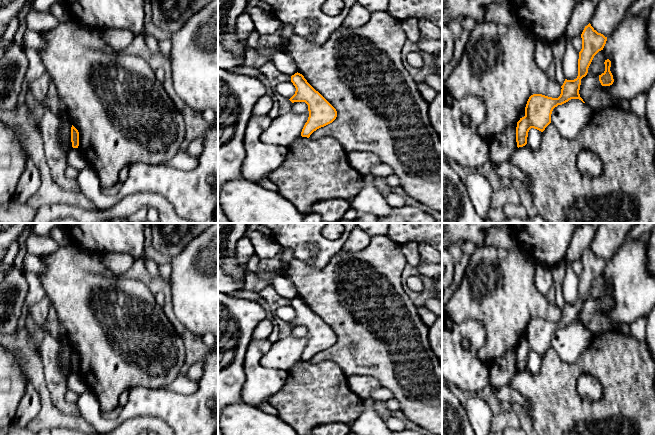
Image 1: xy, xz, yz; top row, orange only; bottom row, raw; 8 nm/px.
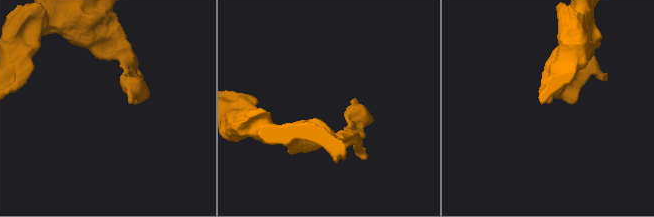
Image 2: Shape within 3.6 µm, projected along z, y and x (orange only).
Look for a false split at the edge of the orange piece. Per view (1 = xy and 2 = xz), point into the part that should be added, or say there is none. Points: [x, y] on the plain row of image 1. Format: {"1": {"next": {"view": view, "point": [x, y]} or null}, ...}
{"1": {"next": null}, "2": {"next": null}}

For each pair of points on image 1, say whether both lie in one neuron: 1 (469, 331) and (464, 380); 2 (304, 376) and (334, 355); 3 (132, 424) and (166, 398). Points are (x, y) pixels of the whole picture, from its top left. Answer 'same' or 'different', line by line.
1: same
2: different
3: different

